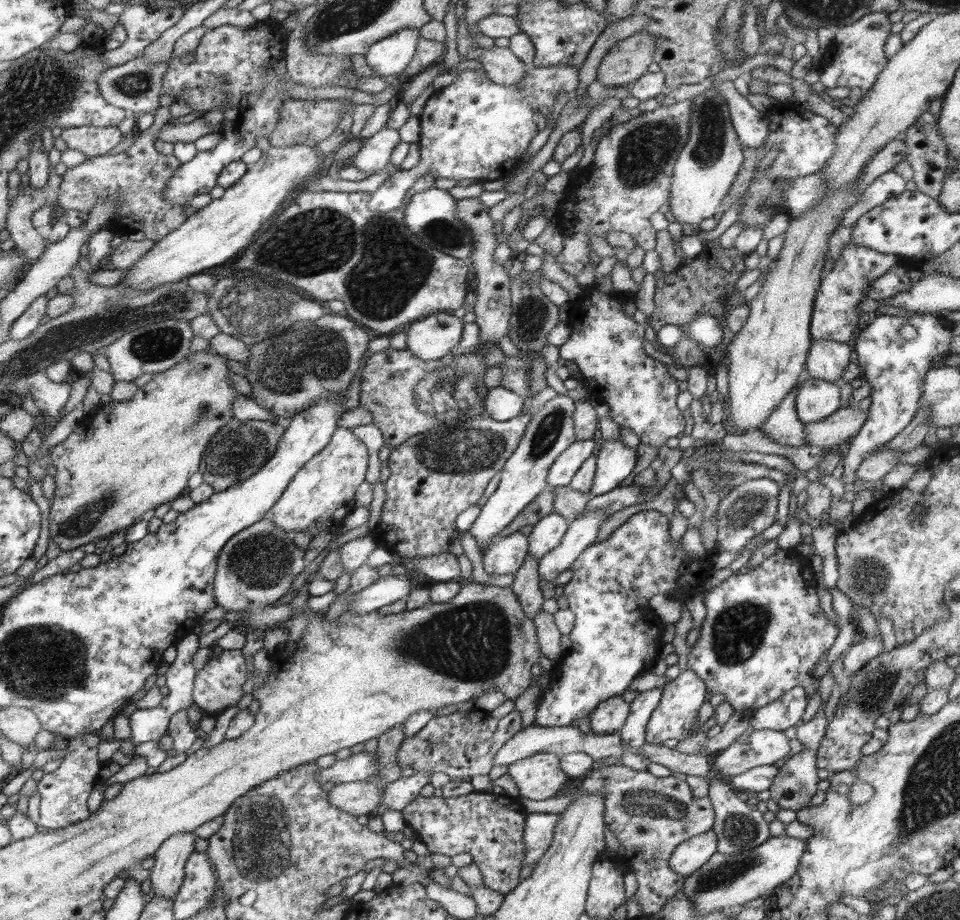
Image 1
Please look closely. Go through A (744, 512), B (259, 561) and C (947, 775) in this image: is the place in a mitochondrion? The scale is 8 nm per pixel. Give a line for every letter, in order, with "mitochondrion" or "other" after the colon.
A: mitochondrion
B: mitochondrion
C: mitochondrion

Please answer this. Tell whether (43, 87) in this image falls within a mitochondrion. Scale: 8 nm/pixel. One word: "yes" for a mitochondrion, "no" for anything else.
yes

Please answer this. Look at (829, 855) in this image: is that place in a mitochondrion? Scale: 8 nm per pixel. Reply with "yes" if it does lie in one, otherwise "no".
no

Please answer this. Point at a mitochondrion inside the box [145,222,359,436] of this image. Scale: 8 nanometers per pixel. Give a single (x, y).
(288, 364)

